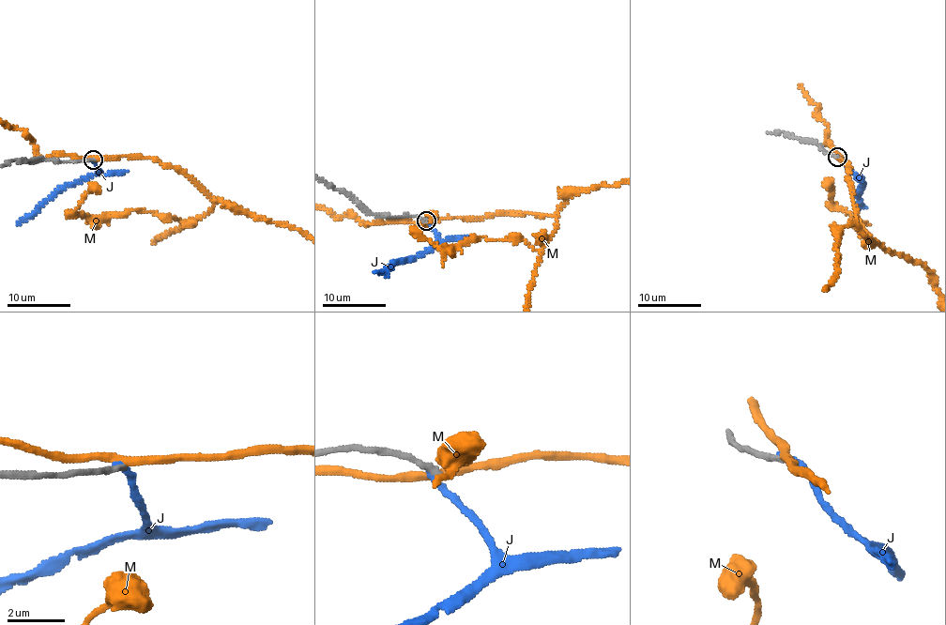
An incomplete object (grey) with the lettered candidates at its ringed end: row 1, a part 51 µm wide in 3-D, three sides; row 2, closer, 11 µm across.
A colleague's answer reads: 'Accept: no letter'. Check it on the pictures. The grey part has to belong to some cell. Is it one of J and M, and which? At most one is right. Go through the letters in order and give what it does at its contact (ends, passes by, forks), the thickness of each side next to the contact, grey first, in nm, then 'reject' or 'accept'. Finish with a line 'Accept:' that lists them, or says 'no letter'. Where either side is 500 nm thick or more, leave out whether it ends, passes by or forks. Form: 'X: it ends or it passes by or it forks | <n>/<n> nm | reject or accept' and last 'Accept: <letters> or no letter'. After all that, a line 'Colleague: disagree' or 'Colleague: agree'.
J: it ends | 240/200 nm | reject
M: it passes by | 220/280 nm | reject
Accept: no letter
Colleague: agree

